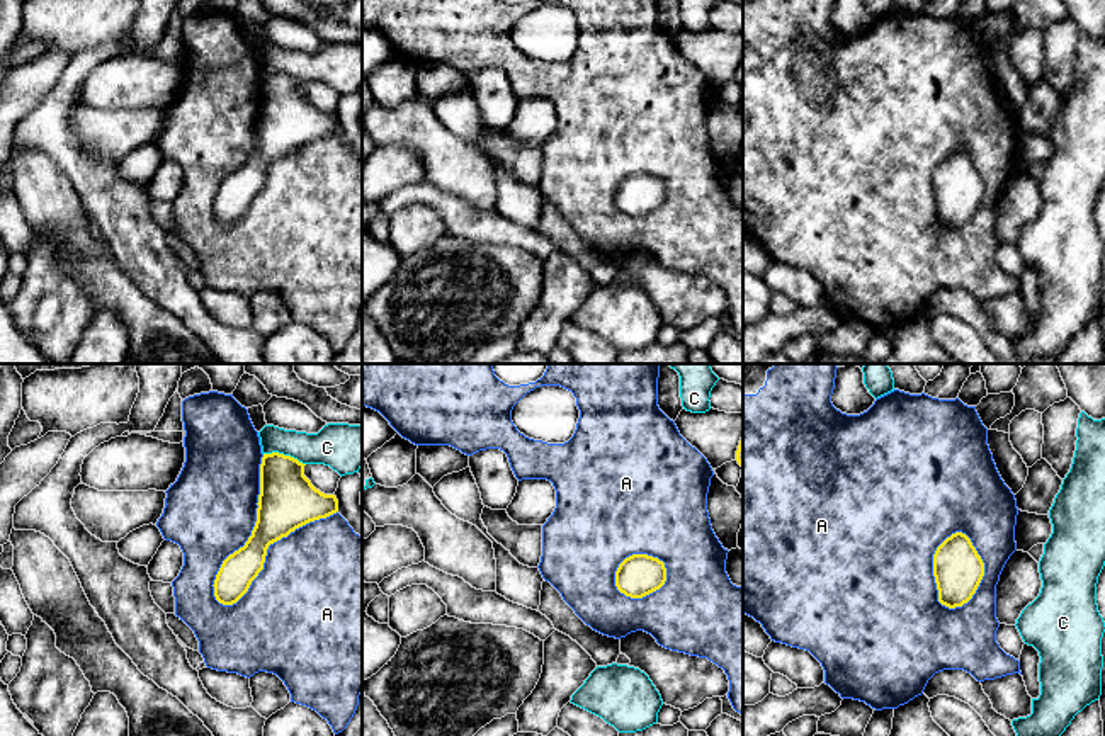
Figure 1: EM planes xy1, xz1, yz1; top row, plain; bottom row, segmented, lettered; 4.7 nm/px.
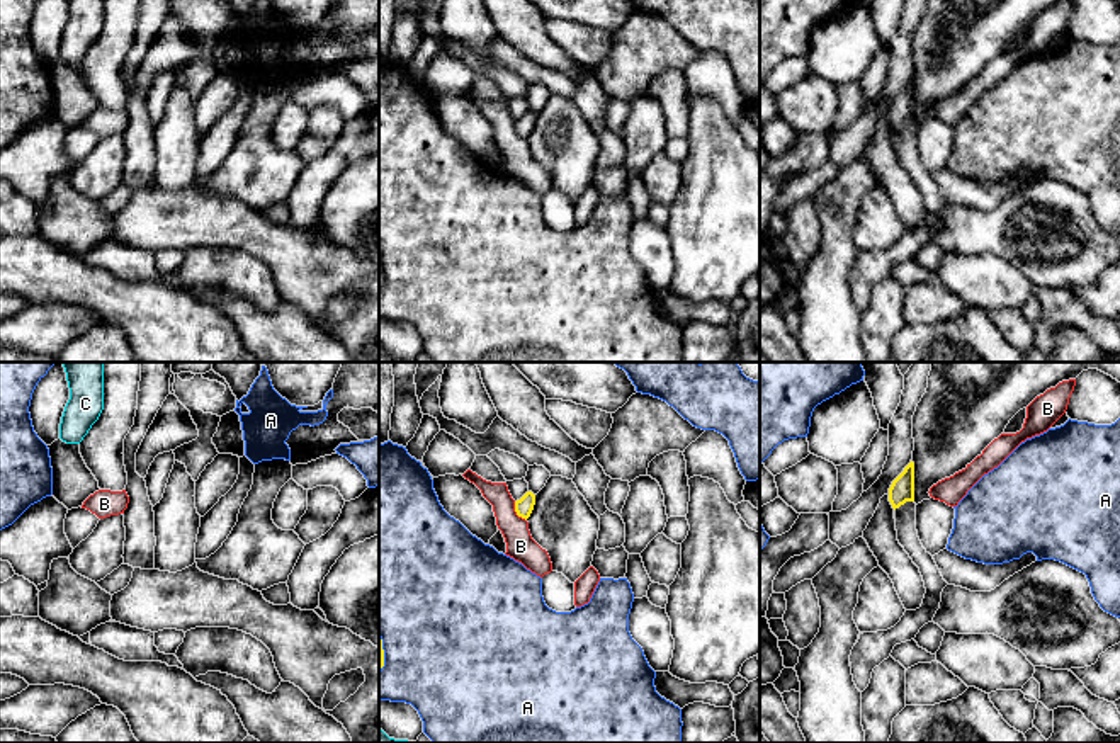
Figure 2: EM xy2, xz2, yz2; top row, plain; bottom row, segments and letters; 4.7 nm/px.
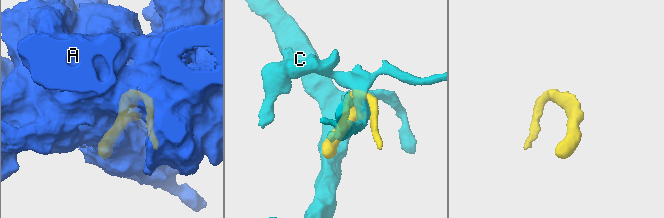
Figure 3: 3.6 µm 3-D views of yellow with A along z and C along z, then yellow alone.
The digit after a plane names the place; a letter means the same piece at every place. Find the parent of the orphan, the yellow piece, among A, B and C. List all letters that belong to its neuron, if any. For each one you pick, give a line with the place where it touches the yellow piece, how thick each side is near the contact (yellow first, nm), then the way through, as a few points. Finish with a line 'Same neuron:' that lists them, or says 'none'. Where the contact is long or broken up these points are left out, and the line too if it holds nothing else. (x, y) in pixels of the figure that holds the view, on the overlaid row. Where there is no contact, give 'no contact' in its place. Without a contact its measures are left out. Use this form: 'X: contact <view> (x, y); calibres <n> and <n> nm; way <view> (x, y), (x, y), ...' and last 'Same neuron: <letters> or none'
Same neuron: none

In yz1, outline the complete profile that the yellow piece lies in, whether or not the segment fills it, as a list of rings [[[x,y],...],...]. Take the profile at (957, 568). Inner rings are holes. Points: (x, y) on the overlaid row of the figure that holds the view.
[[[955,532],[937,547],[933,576],[942,605],[955,609],[972,598],[984,576],[984,563],[966,534]]]

